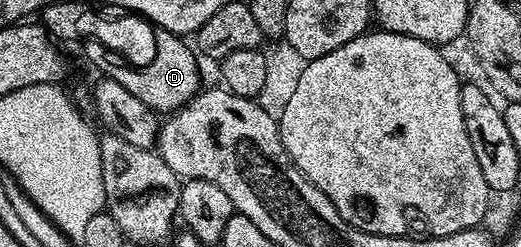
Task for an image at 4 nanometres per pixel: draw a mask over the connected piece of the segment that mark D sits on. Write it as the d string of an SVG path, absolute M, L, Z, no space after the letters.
M159 30L154 33L153 44L154 40L155 53L152 54L151 61L144 68L134 68L131 65L134 63L128 62L113 50L101 46L101 42L96 40L82 41L81 48L87 55L88 62L99 71L97 73L113 79L114 82L119 82L121 86L129 90L130 94L133 94L134 98L139 98L151 112L170 114L186 106L200 92L199 64L195 61L196 53L192 45L184 37Z

